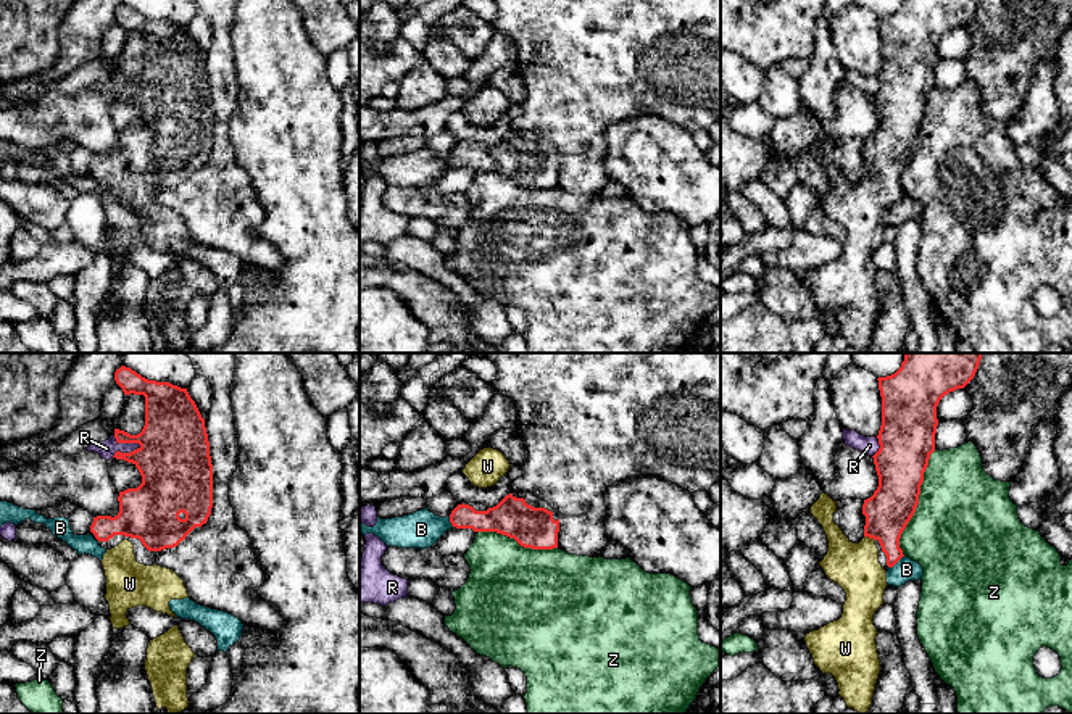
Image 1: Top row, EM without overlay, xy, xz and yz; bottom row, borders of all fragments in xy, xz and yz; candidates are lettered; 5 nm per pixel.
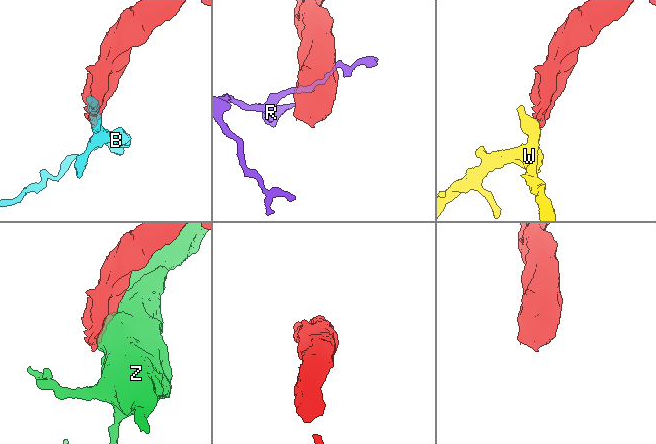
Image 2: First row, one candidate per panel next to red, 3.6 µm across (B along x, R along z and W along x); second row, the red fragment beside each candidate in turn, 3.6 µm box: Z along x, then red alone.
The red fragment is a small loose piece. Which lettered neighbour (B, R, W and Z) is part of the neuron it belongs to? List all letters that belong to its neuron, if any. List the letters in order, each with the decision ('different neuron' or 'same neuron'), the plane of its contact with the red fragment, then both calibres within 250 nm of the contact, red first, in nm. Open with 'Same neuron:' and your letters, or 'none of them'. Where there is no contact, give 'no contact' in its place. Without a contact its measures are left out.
Same neuron: W
B: different neuron; contact in yz; calibres 220 and 120 nm
R: different neuron; contact in xy; calibres 360 and 90 nm
W: same neuron; contact in yz; calibres 220 and 240 nm
Z: different neuron; contact in yz; calibres 260 and 500 nm

